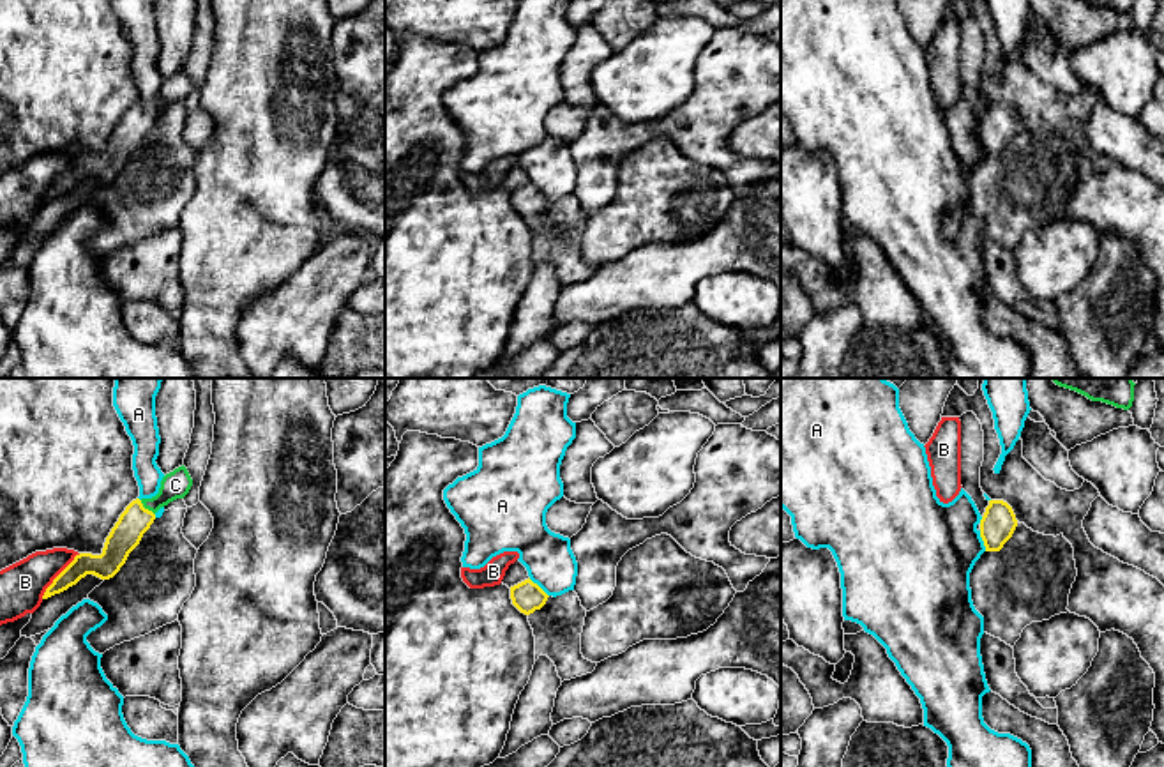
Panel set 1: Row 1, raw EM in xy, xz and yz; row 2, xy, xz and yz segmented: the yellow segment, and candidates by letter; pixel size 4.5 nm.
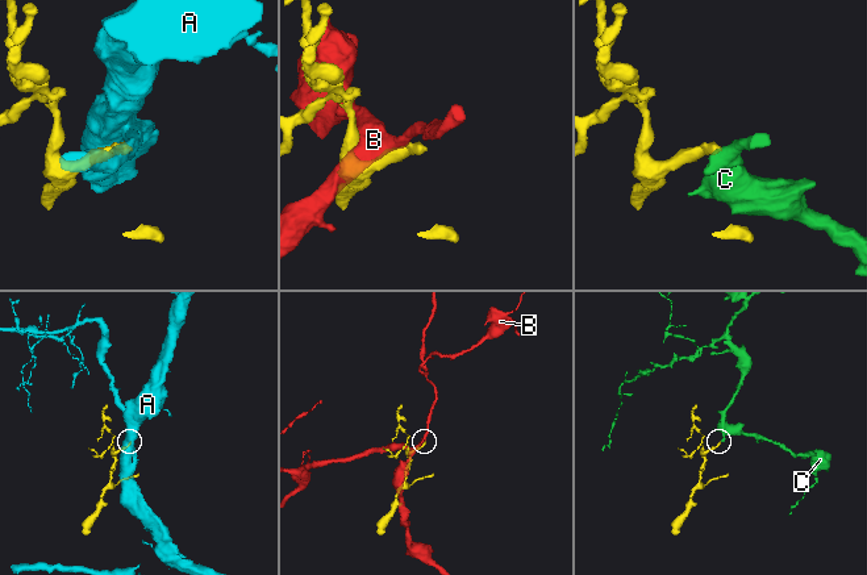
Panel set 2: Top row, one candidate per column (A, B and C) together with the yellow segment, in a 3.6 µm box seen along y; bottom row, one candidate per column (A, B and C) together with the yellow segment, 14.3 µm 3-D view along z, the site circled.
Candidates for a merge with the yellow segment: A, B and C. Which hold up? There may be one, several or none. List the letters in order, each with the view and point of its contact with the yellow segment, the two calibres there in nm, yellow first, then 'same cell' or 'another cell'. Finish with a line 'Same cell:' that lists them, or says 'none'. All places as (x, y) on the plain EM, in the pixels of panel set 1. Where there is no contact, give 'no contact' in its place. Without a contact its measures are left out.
A: contact yz (984, 145); calibres 160 and 420 nm; another cell
B: contact xy (59, 179); calibres 120 and 200 nm; another cell
C: contact xy (147, 113); calibres 140 and 130 nm; same cell
Same cell: C

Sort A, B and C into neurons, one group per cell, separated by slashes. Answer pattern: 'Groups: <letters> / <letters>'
Groups: A / B / C

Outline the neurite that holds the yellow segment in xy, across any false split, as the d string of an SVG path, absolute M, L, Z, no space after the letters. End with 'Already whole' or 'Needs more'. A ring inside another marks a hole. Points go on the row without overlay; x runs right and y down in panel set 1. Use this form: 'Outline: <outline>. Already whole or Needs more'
Outline: M184 69L166 78L155 101L141 104L136 103L125 111L106 141L102 157L76 159L74 164L46 193L42 203L67 194L87 178L94 178L101 184L113 182L154 127L155 117L170 106L184 103L191 90L193 83Z. Needs more

